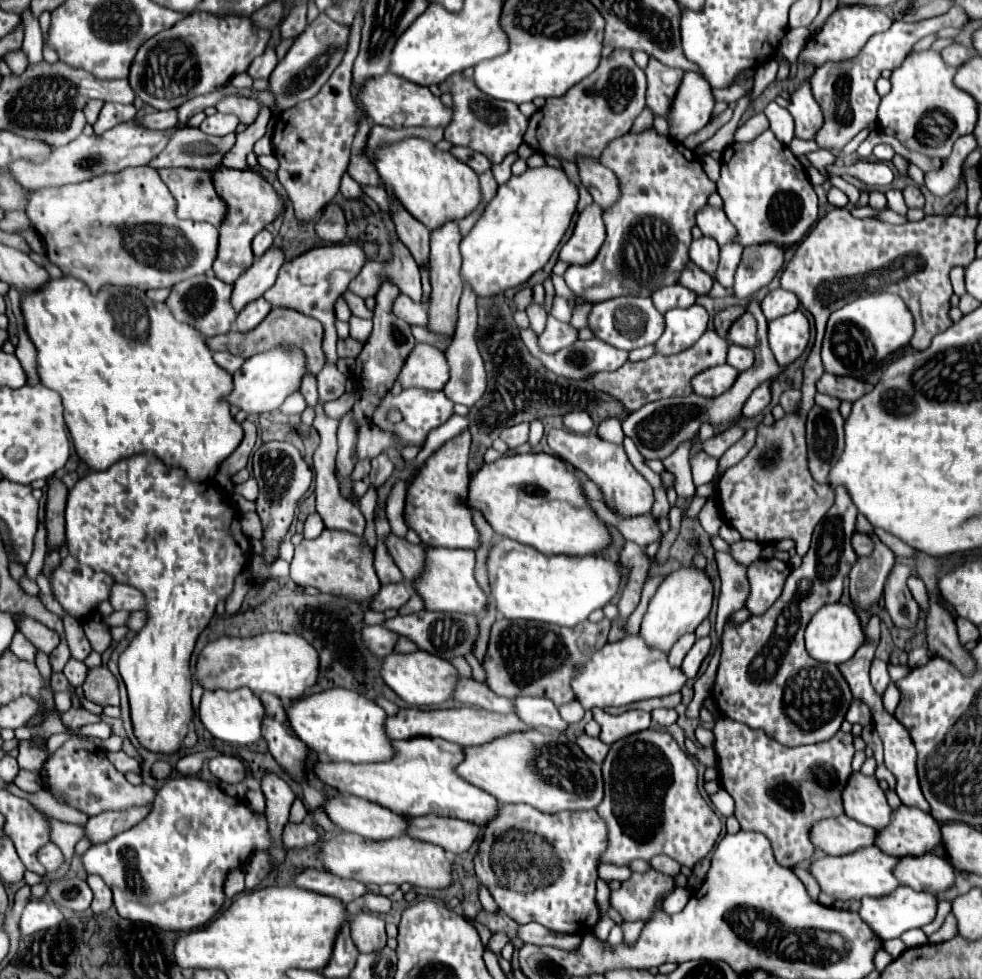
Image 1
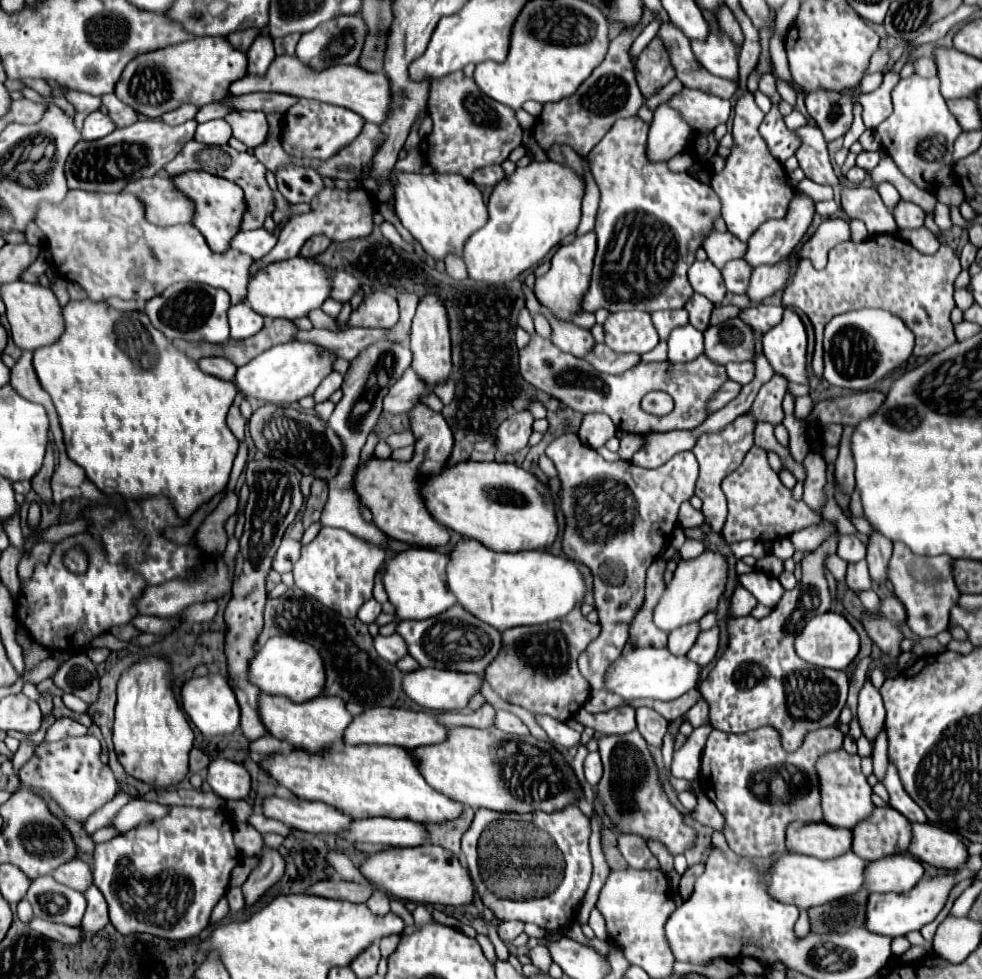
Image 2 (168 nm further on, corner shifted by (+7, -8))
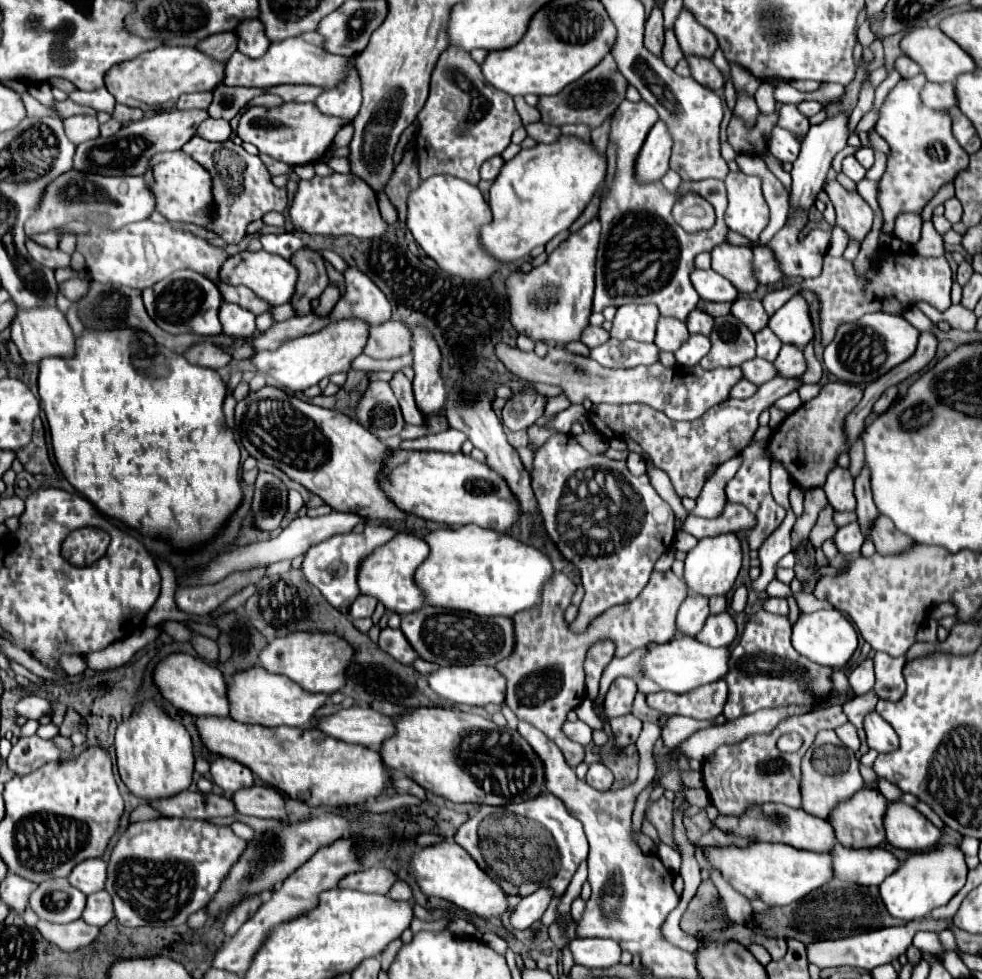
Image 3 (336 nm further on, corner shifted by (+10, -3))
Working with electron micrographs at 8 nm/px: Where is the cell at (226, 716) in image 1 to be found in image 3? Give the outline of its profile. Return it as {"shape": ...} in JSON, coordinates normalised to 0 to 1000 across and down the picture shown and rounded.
{"shape":[[[175,667],[167,671],[157,681],[157,700],[163,706],[163,710],[169,716],[173,716],[179,724],[185,724],[196,730],[232,730],[234,718],[230,712],[230,698],[224,683],[202,671],[196,671],[191,667]]]}

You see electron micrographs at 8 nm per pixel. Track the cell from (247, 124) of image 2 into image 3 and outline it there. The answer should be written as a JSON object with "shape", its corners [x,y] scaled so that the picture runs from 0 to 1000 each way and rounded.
{"shape":[[[289,103],[283,109],[257,109],[253,111],[242,128],[242,140],[248,146],[257,146],[265,152],[265,156],[275,158],[281,164],[293,166],[297,171],[312,169],[318,164],[326,164],[338,148],[338,140],[356,124],[346,124],[346,120],[334,120],[324,115],[320,105],[301,105]]]}

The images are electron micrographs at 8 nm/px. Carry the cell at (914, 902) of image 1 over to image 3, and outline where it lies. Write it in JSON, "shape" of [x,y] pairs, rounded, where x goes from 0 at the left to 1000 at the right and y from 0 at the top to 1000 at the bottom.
{"shape":[[[953,863],[943,871],[925,871],[923,879],[900,898],[896,904],[896,914],[900,918],[902,928],[908,937],[931,941],[947,935],[949,928],[963,924],[984,902],[984,879],[982,871],[976,863]]]}

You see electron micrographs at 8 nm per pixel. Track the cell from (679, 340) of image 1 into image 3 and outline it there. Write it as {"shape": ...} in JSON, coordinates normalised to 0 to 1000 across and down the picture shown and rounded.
{"shape":[[[703,342],[703,346],[686,361],[688,369],[697,375],[707,375],[713,371],[713,367],[723,359],[725,350],[717,342]]]}

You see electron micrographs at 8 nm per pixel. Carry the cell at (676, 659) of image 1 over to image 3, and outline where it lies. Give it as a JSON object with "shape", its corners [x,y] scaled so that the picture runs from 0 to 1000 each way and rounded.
{"shape":[[[701,608],[697,612],[697,616],[692,618],[688,638],[690,638],[690,642],[695,647],[699,647],[703,651],[709,651],[709,647],[715,645],[721,628],[723,628],[721,610],[705,610],[705,608]]]}

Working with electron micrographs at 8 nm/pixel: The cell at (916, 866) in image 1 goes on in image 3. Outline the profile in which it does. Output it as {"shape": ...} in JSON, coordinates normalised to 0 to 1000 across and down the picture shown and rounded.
{"shape":[[[855,861],[843,869],[847,875],[849,896],[876,904],[896,904],[906,892],[914,888],[914,877],[902,867],[864,867]]]}

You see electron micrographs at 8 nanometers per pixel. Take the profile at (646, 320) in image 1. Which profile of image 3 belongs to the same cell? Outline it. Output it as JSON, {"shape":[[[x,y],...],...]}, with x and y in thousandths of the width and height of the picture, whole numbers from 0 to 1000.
{"shape":[[[648,309],[635,312],[629,314],[621,342],[627,346],[642,344],[648,348],[664,350],[670,326],[672,318],[668,316],[668,312],[648,312]]]}

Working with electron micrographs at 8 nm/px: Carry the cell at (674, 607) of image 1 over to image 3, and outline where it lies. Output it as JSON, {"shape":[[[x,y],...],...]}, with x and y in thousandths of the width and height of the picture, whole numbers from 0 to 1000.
{"shape":[[[735,544],[733,549],[719,549],[713,551],[711,557],[701,565],[699,569],[699,581],[697,581],[697,593],[703,602],[703,606],[713,606],[719,610],[725,608],[739,608],[756,579],[756,557],[749,544]]]}

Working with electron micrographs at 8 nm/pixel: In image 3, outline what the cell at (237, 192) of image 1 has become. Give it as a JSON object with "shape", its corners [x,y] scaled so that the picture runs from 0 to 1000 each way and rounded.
{"shape":[[[185,152],[165,158],[161,156],[155,162],[151,177],[147,177],[147,183],[151,185],[155,199],[159,201],[159,216],[165,218],[171,226],[187,226],[210,232],[216,209],[216,183],[214,177],[206,169],[196,164],[196,160],[191,160]]]}

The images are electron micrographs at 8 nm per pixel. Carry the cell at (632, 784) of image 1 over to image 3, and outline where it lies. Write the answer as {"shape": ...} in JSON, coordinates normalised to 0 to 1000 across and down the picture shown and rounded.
{"shape":[[[640,728],[640,732],[625,732],[621,736],[625,755],[629,763],[637,763],[640,759],[644,759],[646,755],[650,755],[652,747],[654,747],[654,736],[650,732],[646,732],[644,728]]]}

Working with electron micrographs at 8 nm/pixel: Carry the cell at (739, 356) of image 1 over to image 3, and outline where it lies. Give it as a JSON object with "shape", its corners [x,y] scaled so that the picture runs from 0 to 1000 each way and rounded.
{"shape":[[[768,365],[768,367],[760,369],[756,373],[756,379],[758,379],[758,385],[762,389],[766,389],[768,393],[776,393],[776,391],[780,391],[780,389],[784,389],[784,387],[788,387],[792,383],[788,371],[778,369],[774,365]]]}

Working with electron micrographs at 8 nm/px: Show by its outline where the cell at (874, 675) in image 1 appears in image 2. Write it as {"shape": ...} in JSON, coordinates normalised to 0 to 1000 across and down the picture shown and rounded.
{"shape":[[[881,695],[877,707],[875,707],[875,719],[873,719],[873,733],[877,740],[877,746],[883,754],[891,754],[899,746],[901,737],[901,723],[895,705],[887,699],[887,695]]]}

